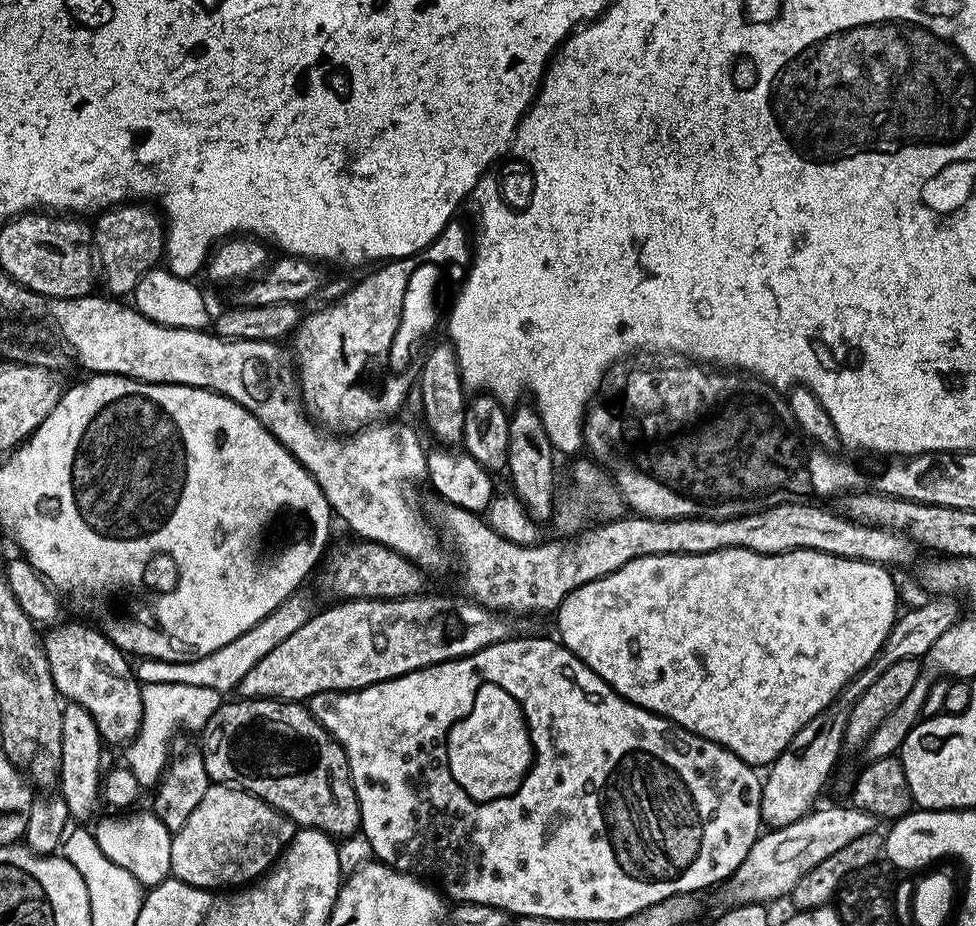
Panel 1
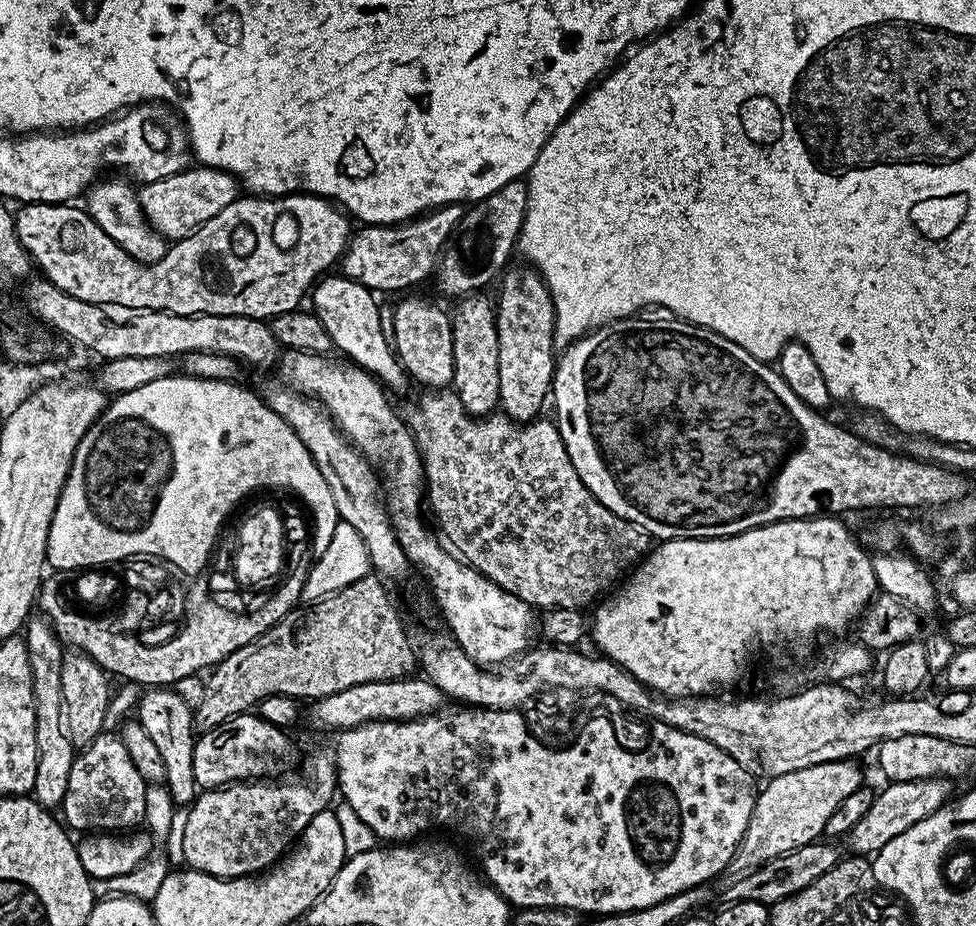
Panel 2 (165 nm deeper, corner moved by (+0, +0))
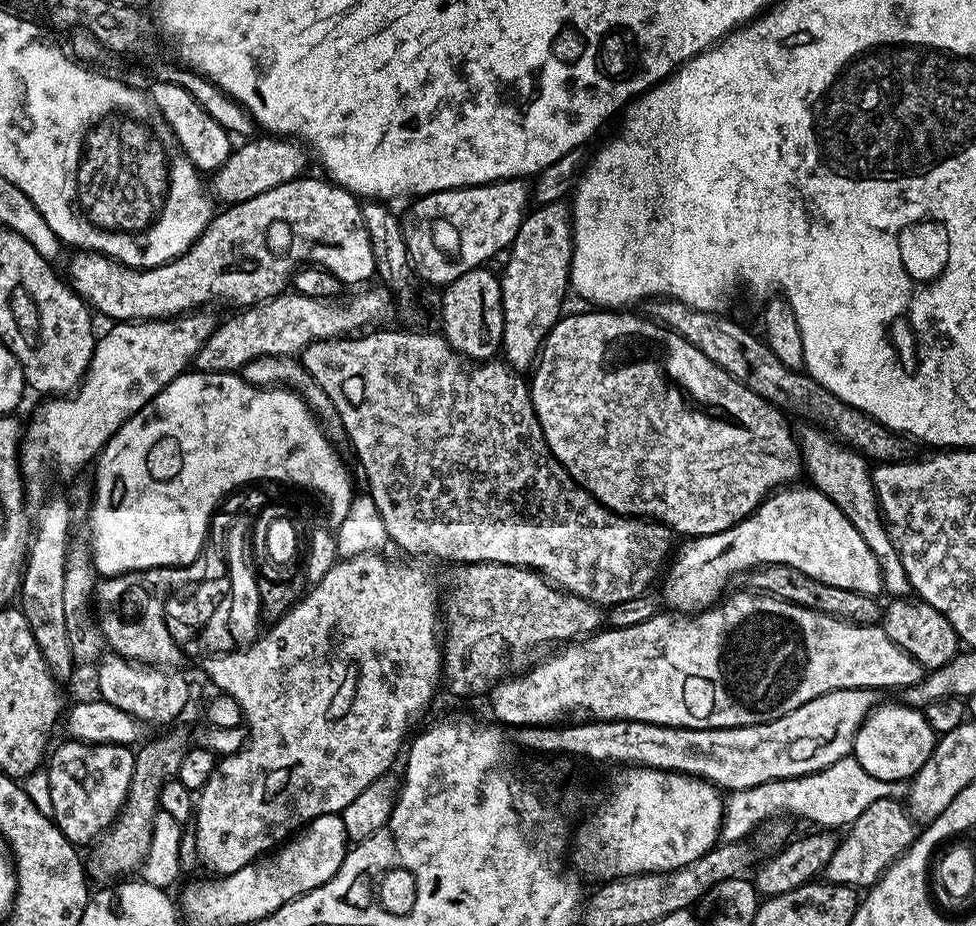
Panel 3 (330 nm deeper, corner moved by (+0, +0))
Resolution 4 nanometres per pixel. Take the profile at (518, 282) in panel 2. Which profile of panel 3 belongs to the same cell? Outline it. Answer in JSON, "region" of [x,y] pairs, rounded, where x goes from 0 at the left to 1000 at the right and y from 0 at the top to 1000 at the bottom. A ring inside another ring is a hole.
{"region":[[[578,216],[564,218],[546,224],[531,244],[531,253],[525,267],[519,269],[520,282],[516,285],[516,294],[511,295],[514,313],[514,384],[522,397],[537,404],[548,394],[557,366],[564,356],[573,348],[578,328],[578,319],[584,315],[586,296],[586,226]]]}

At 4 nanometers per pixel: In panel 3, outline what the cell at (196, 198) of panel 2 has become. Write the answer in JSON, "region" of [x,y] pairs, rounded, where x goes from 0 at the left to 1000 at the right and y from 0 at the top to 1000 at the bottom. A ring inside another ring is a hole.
{"region":[[[278,145],[262,147],[247,160],[239,160],[228,179],[216,187],[216,211],[222,217],[231,216],[228,219],[237,222],[263,213],[273,205],[283,204],[313,187],[310,184],[316,175],[314,166],[316,167],[315,161],[298,148],[282,148]]]}

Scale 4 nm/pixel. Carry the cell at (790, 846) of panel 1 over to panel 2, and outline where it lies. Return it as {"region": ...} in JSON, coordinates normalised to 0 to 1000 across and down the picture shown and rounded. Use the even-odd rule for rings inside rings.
{"region":[[[967,840],[957,842],[929,842],[928,844],[910,844],[903,855],[899,854],[893,862],[891,875],[883,879],[883,888],[879,888],[869,897],[867,910],[870,911],[874,921],[886,927],[892,925],[908,909],[920,905],[924,896],[932,896],[936,888],[945,888],[953,879],[957,879],[962,873],[972,867],[972,843]]]}

